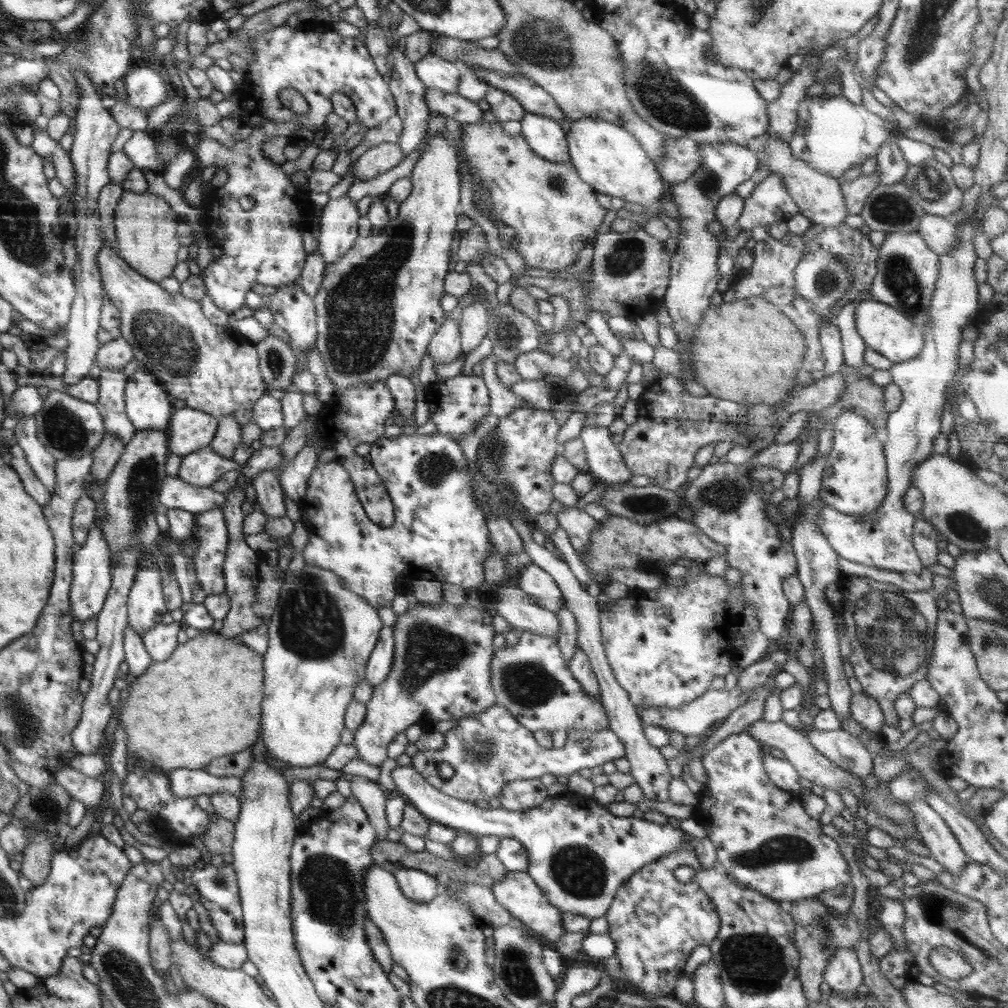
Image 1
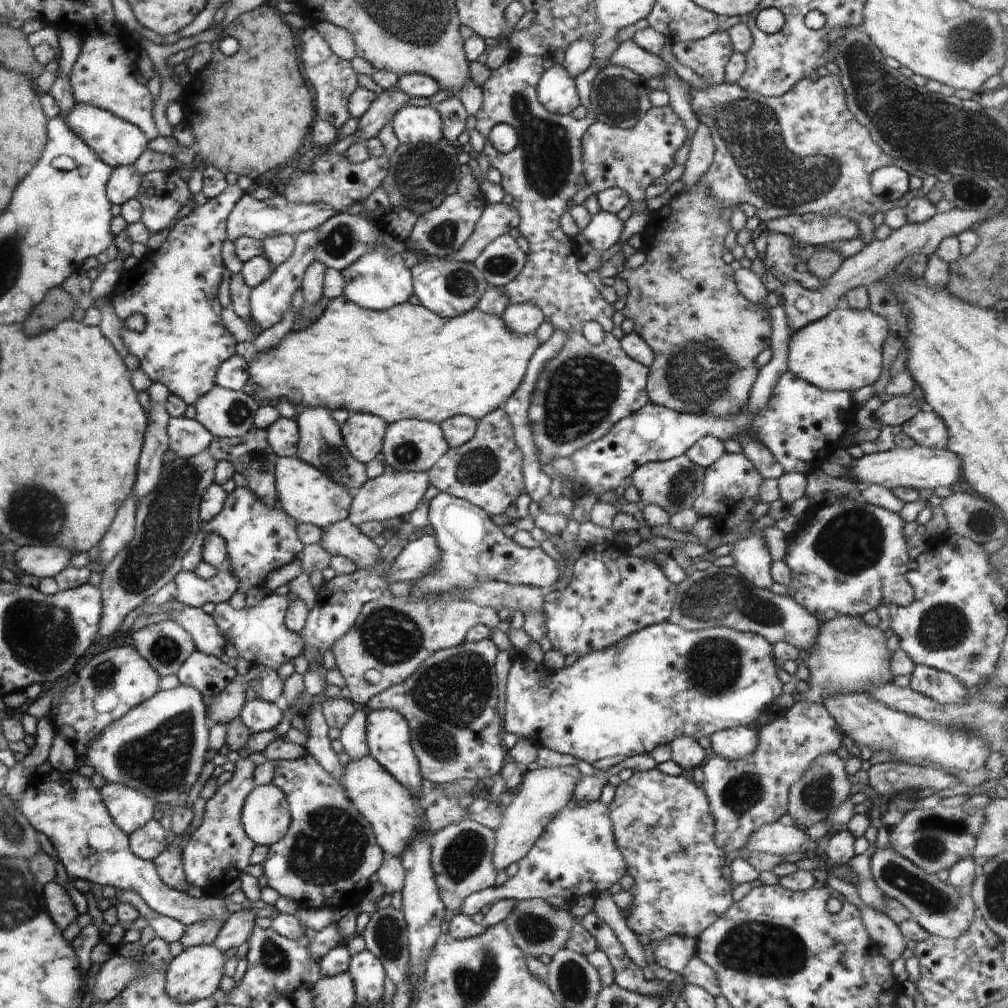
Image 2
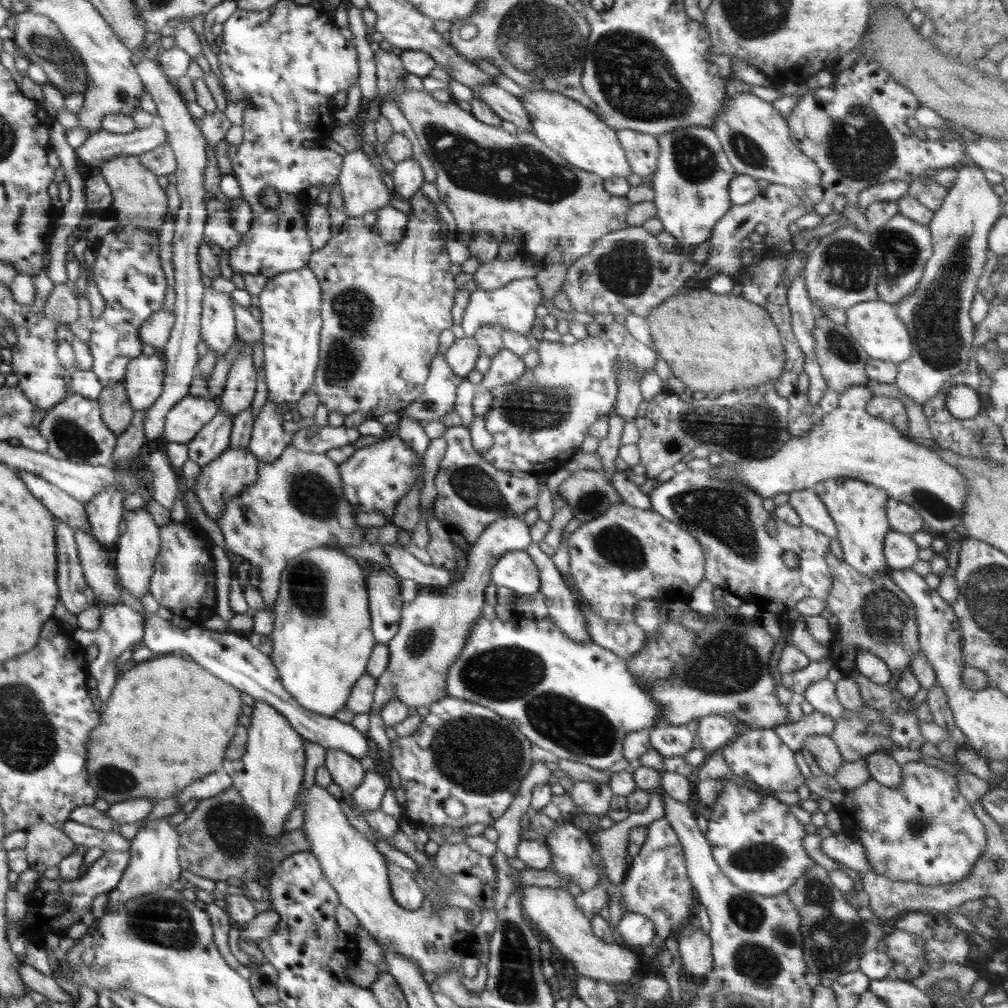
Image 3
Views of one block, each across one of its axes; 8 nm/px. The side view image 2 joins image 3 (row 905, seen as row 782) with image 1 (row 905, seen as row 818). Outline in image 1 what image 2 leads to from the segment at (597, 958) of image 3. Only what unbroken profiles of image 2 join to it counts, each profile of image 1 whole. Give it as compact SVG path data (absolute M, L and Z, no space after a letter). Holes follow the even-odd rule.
M508 871L503 879L497 880L490 887L498 904L501 904L513 917L521 920L527 927L546 937L551 946L565 933L561 910L549 903L526 871Z

